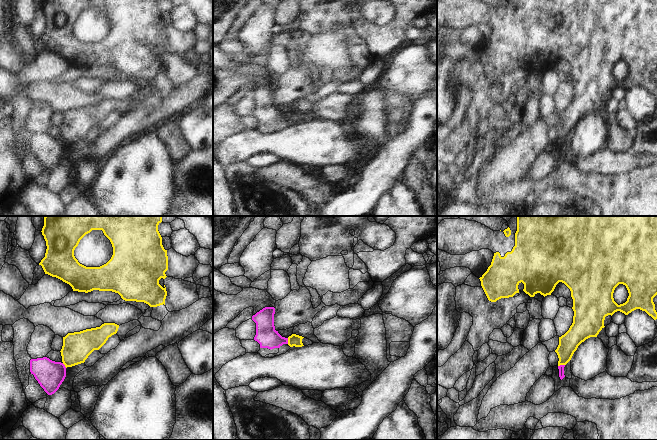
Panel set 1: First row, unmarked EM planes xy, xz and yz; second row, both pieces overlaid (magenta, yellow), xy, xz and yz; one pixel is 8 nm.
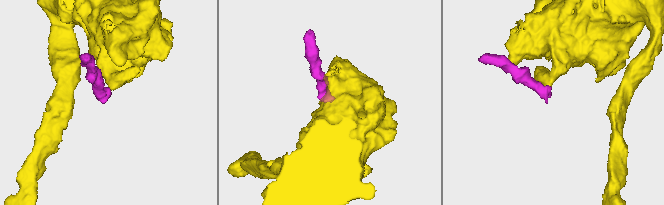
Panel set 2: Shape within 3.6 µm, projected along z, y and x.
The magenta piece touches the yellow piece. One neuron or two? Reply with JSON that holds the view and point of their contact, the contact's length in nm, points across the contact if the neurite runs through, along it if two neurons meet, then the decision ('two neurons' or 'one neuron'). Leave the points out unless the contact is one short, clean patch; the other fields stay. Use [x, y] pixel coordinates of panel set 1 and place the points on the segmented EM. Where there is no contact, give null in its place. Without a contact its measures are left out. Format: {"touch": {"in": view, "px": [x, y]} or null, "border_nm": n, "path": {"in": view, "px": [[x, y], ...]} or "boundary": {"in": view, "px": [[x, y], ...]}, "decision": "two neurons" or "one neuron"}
{"touch": {"in": "yz", "px": [561, 365]}, "border_nm": 60, "boundary": {"in": "yz", "px": [[564, 364], [558, 366]]}, "decision": "two neurons"}

